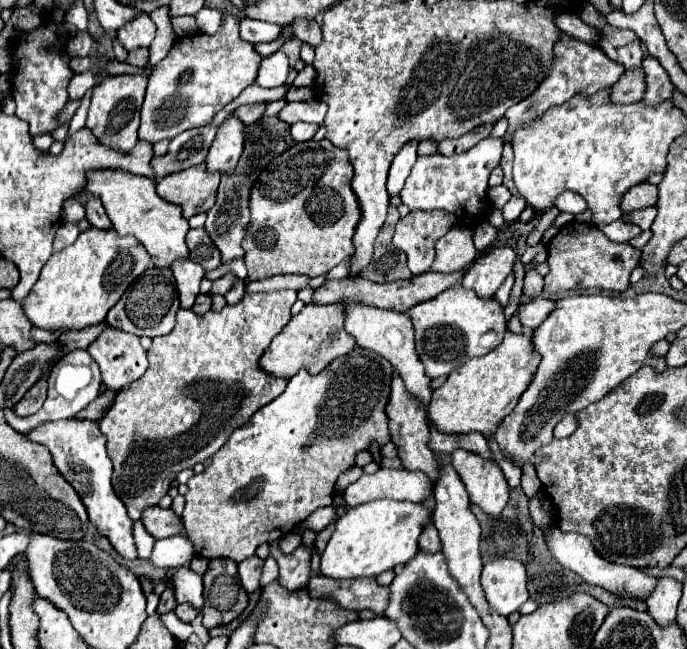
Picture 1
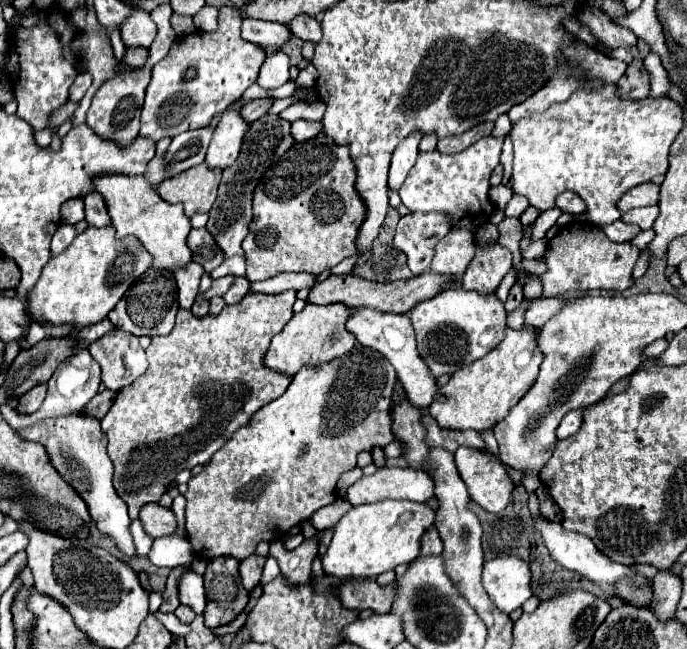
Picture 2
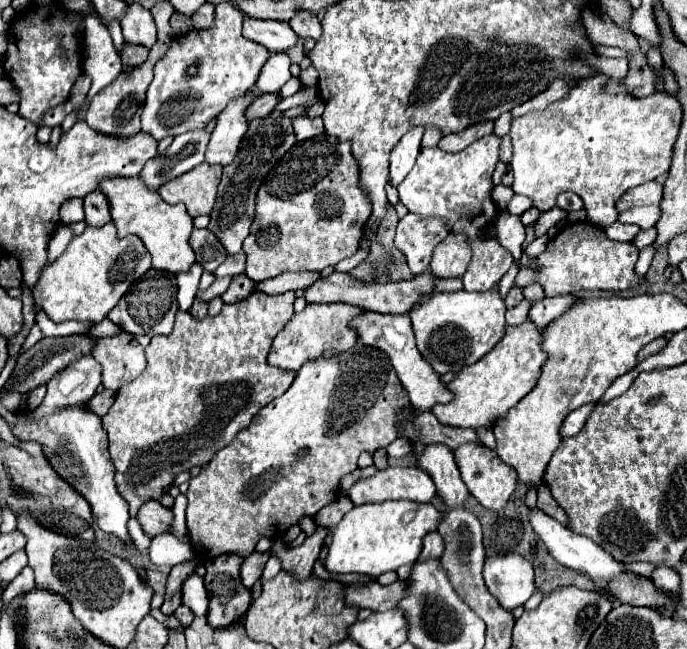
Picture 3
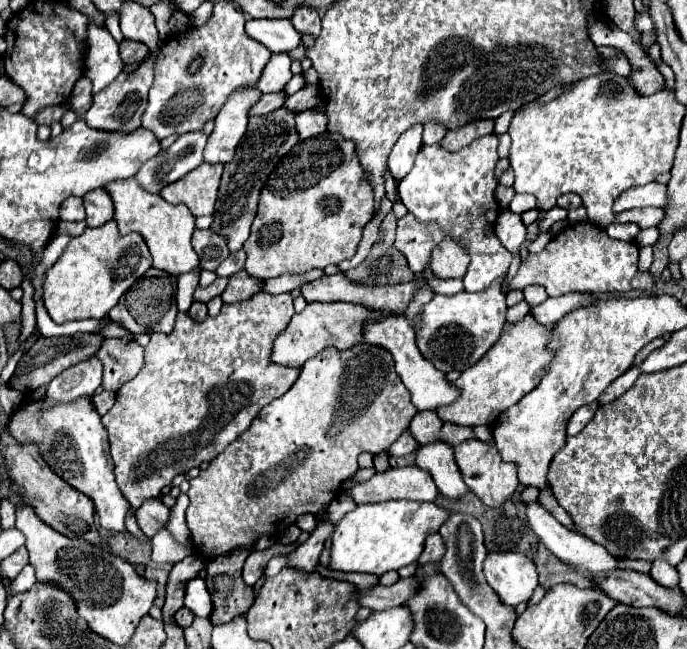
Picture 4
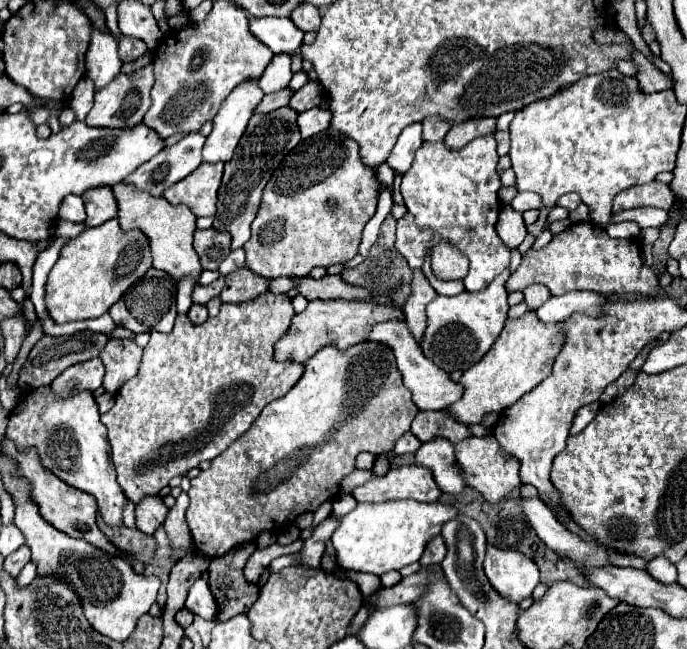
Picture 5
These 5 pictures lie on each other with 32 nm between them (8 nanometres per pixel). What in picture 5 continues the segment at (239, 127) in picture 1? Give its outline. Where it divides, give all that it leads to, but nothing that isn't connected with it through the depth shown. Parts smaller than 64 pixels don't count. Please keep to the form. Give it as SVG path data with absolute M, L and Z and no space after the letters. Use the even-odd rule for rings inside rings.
M258 78L244 80L228 94L214 118L214 128L206 138L202 150L204 162L214 164L228 162L232 158L234 148L238 146L238 140L244 134L246 124L252 118L256 106L260 104L262 96L264 92L258 86Z

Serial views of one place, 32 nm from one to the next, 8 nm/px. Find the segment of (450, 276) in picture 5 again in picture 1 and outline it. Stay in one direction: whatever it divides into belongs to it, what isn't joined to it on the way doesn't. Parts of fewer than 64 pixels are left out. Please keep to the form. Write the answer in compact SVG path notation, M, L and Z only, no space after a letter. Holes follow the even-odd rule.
M454 226L442 240L436 242L436 258L432 262L432 272L462 272L476 258L476 248L472 244L472 230Z

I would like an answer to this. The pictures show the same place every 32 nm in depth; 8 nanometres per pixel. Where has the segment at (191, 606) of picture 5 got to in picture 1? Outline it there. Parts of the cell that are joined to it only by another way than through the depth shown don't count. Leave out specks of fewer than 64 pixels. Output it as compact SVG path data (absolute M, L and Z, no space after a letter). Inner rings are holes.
M188 566L172 568L168 570L168 576L174 580L174 590L176 590L176 600L180 604L190 604L198 612L204 608L204 596L202 596L202 576L192 572Z

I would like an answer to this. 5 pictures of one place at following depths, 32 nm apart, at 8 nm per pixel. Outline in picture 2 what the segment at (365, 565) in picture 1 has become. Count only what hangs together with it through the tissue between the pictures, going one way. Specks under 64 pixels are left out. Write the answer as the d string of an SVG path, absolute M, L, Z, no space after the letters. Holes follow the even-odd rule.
M382 500L374 504L354 506L334 526L334 536L322 558L324 572L330 576L366 576L374 578L394 570L400 564L410 564L420 554L420 538L436 522L436 510L428 504L408 500Z

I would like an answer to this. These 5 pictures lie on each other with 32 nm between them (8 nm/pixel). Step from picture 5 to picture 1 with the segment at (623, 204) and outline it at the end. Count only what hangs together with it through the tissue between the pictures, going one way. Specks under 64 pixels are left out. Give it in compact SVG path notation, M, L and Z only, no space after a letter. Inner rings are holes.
M644 182L644 184L636 184L632 186L620 202L620 210L622 212L630 212L636 208L646 208L646 206L654 206L658 202L658 186Z

